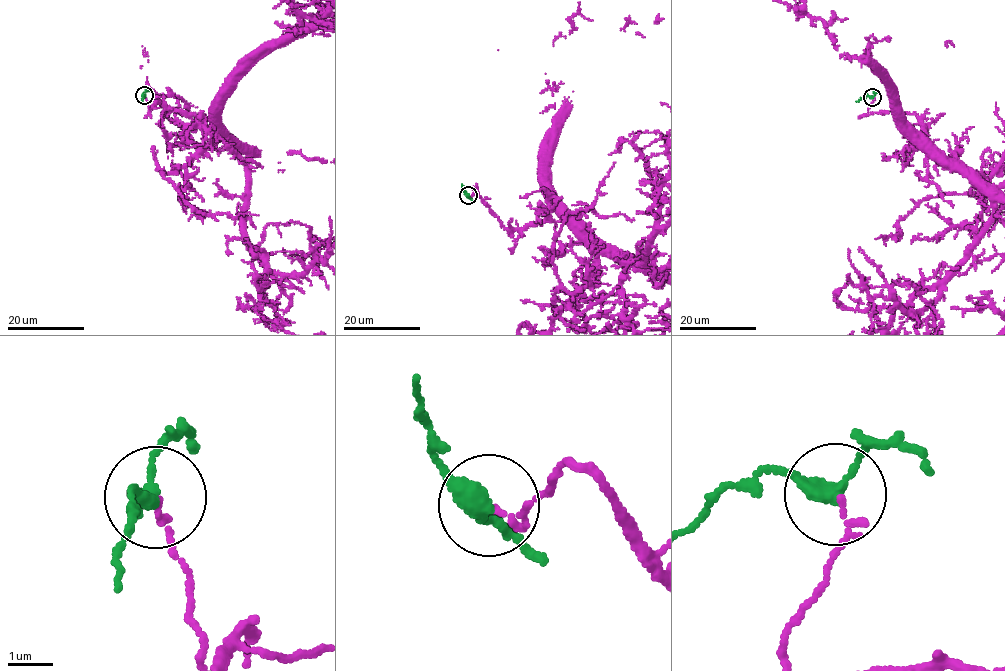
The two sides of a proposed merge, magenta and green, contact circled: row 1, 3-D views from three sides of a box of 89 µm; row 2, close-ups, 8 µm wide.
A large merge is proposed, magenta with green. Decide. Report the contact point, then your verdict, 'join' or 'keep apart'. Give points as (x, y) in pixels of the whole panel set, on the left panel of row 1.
(144, 95) | keep apart

